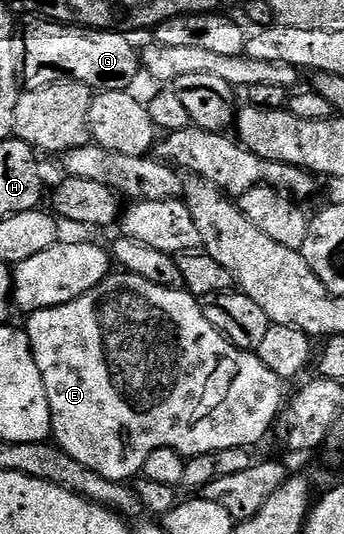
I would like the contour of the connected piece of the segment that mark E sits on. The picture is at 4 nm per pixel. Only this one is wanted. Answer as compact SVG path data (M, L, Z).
M113 273L108 279L95 285L95 289L83 293L83 297L58 307L48 307L42 311L32 312L28 319L29 344L33 350L35 361L39 365L43 385L47 389L47 401L51 405L52 438L57 446L62 447L71 457L75 457L75 461L79 461L79 465L87 465L87 469L99 473L99 477L107 477L107 481L125 483L136 480L145 470L147 457L151 457L151 453L155 453L155 449L164 447L175 449L180 455L186 457L236 447L253 449L253 446L268 431L274 430L277 416L280 415L281 408L287 399L286 384L282 379L267 365L263 365L261 358L253 351L244 351L229 339L222 337L215 329L215 325L211 325L211 321L207 321L207 317L201 311L200 302L184 289L180 291L163 289L138 275Z

